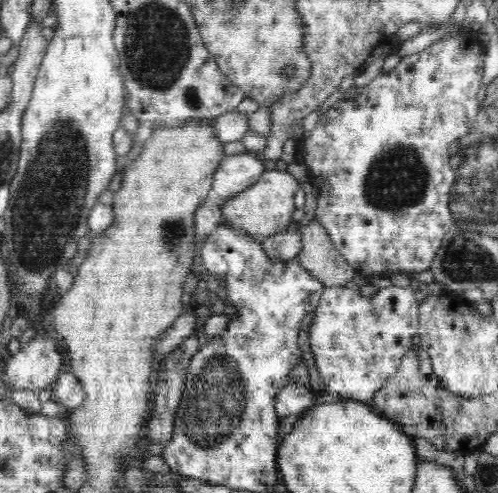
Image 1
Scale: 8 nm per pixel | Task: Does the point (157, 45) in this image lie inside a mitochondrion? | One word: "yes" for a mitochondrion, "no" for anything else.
yes

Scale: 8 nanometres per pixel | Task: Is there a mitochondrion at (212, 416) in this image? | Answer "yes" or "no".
yes

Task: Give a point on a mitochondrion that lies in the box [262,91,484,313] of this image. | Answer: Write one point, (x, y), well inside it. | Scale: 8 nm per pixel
(397, 178)

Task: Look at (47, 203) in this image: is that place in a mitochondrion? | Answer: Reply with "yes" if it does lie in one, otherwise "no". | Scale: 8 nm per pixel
yes

